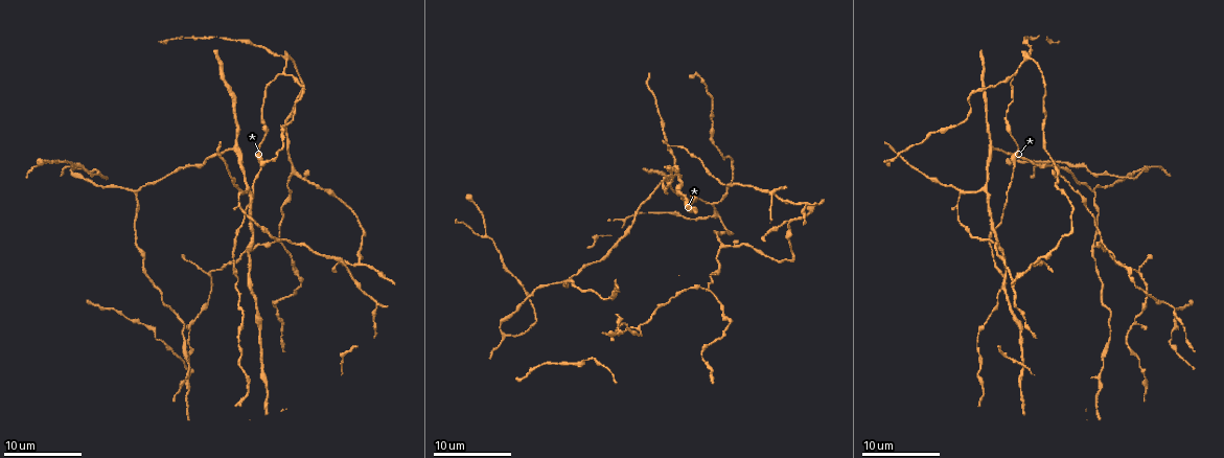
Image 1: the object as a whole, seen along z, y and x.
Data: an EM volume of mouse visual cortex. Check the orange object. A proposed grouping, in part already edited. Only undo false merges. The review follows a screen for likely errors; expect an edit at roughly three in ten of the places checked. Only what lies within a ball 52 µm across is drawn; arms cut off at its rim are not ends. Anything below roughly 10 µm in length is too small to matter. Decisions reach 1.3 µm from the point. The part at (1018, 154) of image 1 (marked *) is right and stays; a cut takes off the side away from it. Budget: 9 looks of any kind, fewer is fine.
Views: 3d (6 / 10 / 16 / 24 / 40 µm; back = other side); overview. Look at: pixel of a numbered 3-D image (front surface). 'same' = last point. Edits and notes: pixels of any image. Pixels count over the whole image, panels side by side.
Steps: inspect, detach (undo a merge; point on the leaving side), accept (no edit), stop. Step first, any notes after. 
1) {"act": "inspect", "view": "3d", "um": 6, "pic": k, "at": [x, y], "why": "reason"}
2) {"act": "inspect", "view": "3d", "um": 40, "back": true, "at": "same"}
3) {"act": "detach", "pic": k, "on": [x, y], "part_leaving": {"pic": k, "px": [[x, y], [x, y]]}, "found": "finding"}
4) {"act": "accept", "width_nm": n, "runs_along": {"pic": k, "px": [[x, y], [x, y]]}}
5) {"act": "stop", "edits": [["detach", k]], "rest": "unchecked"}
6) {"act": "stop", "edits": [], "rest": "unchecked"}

{"act": "inspect", "view": "3d", "um": 6, "pic": 1, "at": [994, 150], "why": "branch point"}

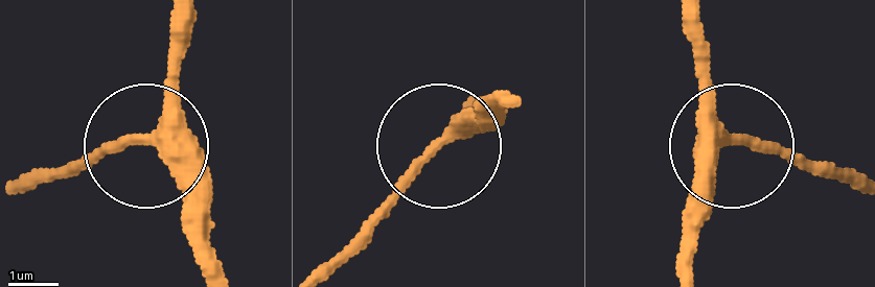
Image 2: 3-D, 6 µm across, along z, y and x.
{"act": "accept", "width_nm": 250, "runs_along": {"pic": 2, "px": [[222, 271], [201, 196], [147, 142], [180, 22]]}, "found": "all the same neuron"}

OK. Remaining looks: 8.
{"act": "inspect", "view": "3d", "um": 6, "pic": 1, "at": [959, 193], "why": "arms part here"}

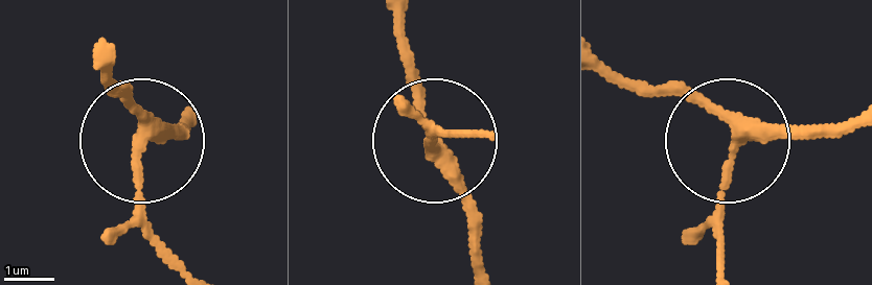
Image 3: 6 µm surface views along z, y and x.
{"act": "inspect", "view": "3d", "um": 6, "back": true, "pic": 3, "at": [142, 132]}

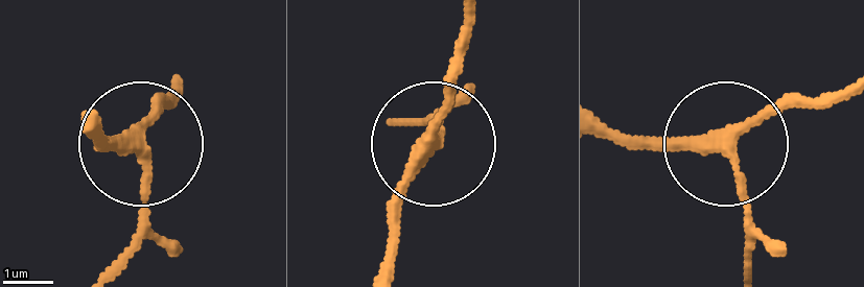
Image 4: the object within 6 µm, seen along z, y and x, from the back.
{"act": "accept", "width_nm": 240, "runs_along": {"pic": 4, "px": [[383, 262], [400, 187], [429, 150], [467, 29]]}, "found": "all the same neuron"}

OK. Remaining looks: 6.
{"act": "inspect", "view": "3d", "um": 10, "pic": 1, "at": [997, 225], "why": "arms part here"}

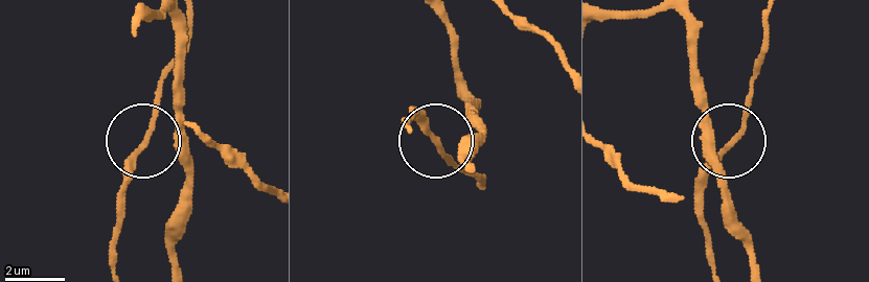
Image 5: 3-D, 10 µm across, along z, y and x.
{"act": "accept", "side_arm_um": 30, "runs_along": {"pic": 5, "px": [[189, 16], [187, 53], [162, 84], [147, 143], [117, 201]]}, "found": "all the same neuron"}

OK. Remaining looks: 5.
{"act": "inspect", "view": "3d", "um": 10, "pic": 1, "at": [1101, 241], "why": "three-way junction"}

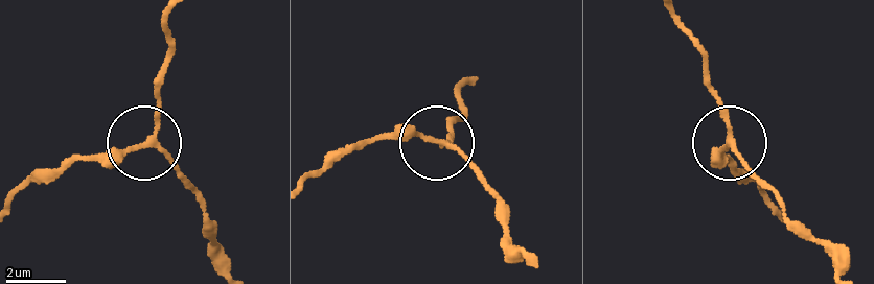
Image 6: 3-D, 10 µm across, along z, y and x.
{"act": "accept", "arms": 3, "runs_along": {"pic": 6, "px": [[673, 18], [700, 55], [729, 147], [776, 194]]}, "found": "one neuron here"}

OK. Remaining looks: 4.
{"act": "stop", "edits": [], "rest": "unchecked"}

